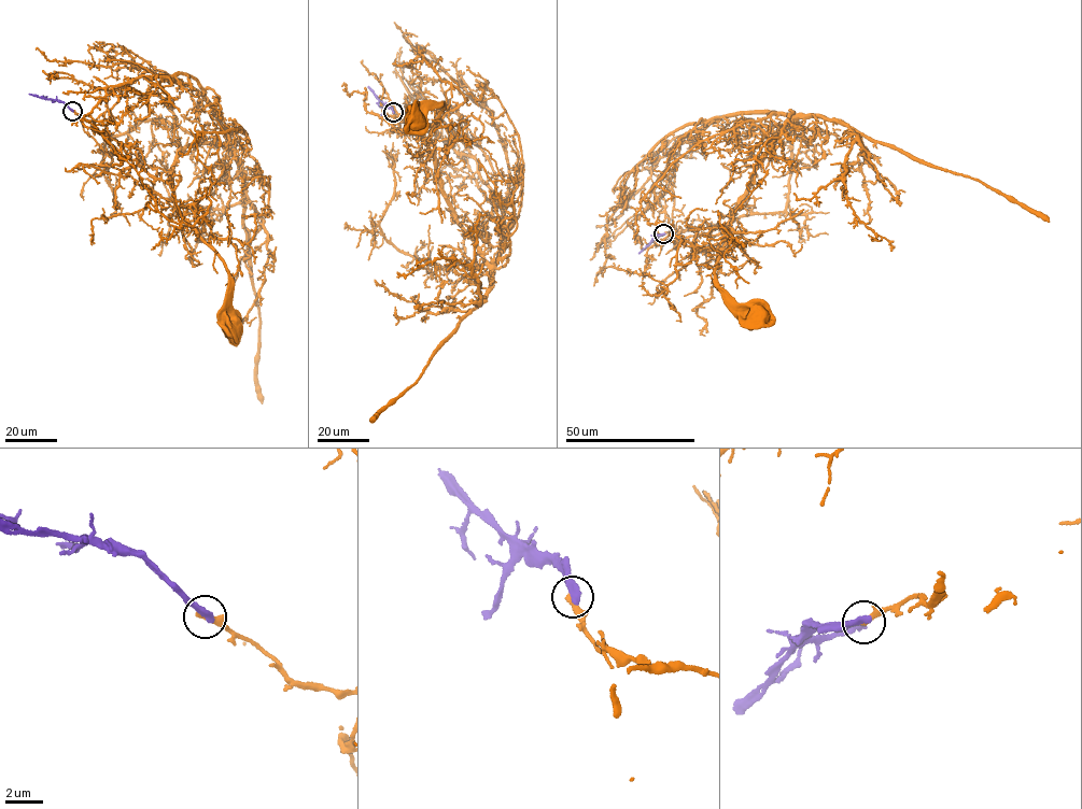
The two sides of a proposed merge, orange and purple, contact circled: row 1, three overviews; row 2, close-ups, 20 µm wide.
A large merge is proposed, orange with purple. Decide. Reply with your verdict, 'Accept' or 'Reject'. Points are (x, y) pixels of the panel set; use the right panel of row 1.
Reject

